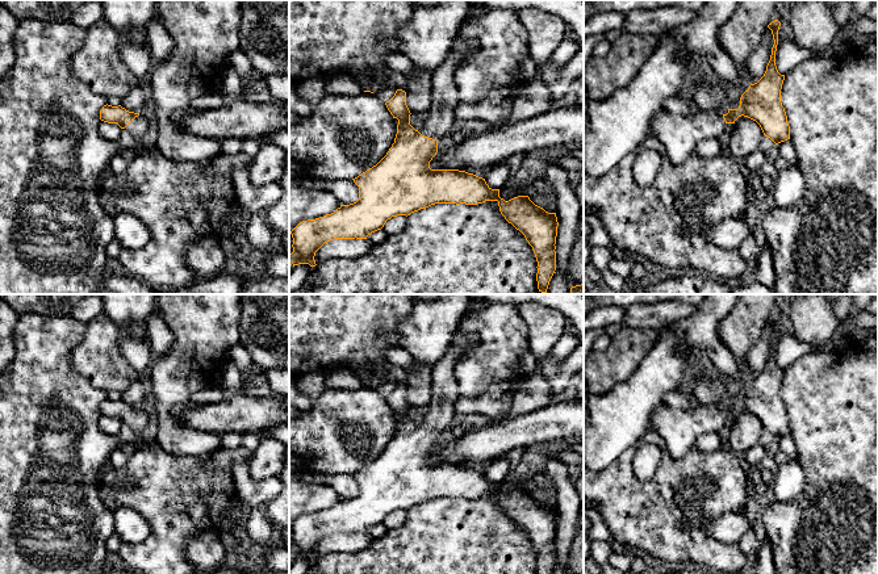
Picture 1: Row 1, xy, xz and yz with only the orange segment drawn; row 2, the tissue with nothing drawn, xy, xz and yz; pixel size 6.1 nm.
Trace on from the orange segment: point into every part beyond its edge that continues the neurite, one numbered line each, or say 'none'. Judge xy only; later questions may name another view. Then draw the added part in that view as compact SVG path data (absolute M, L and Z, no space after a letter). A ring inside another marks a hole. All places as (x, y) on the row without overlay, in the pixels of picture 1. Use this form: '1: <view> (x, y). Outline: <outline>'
1: xy (139, 419). Outline: M139 406L139 410L135 411L126 422L131 430L138 431L145 428L149 424L149 414L143 406Z

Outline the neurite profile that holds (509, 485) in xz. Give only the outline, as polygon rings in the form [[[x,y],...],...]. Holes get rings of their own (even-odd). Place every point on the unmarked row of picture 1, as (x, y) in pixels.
[[[506,478],[502,482],[499,482],[499,491],[503,493],[505,495],[509,495],[518,490],[528,490],[528,485],[519,483],[513,478]]]

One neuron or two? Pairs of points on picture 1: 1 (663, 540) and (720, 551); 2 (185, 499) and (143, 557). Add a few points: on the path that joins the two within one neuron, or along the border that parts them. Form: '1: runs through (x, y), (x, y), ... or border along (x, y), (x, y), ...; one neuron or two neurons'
1: runs through (677, 544), (694, 545), (706, 551); one neuron
2: runs through (176, 514), (172, 528), (158, 543); one neuron

